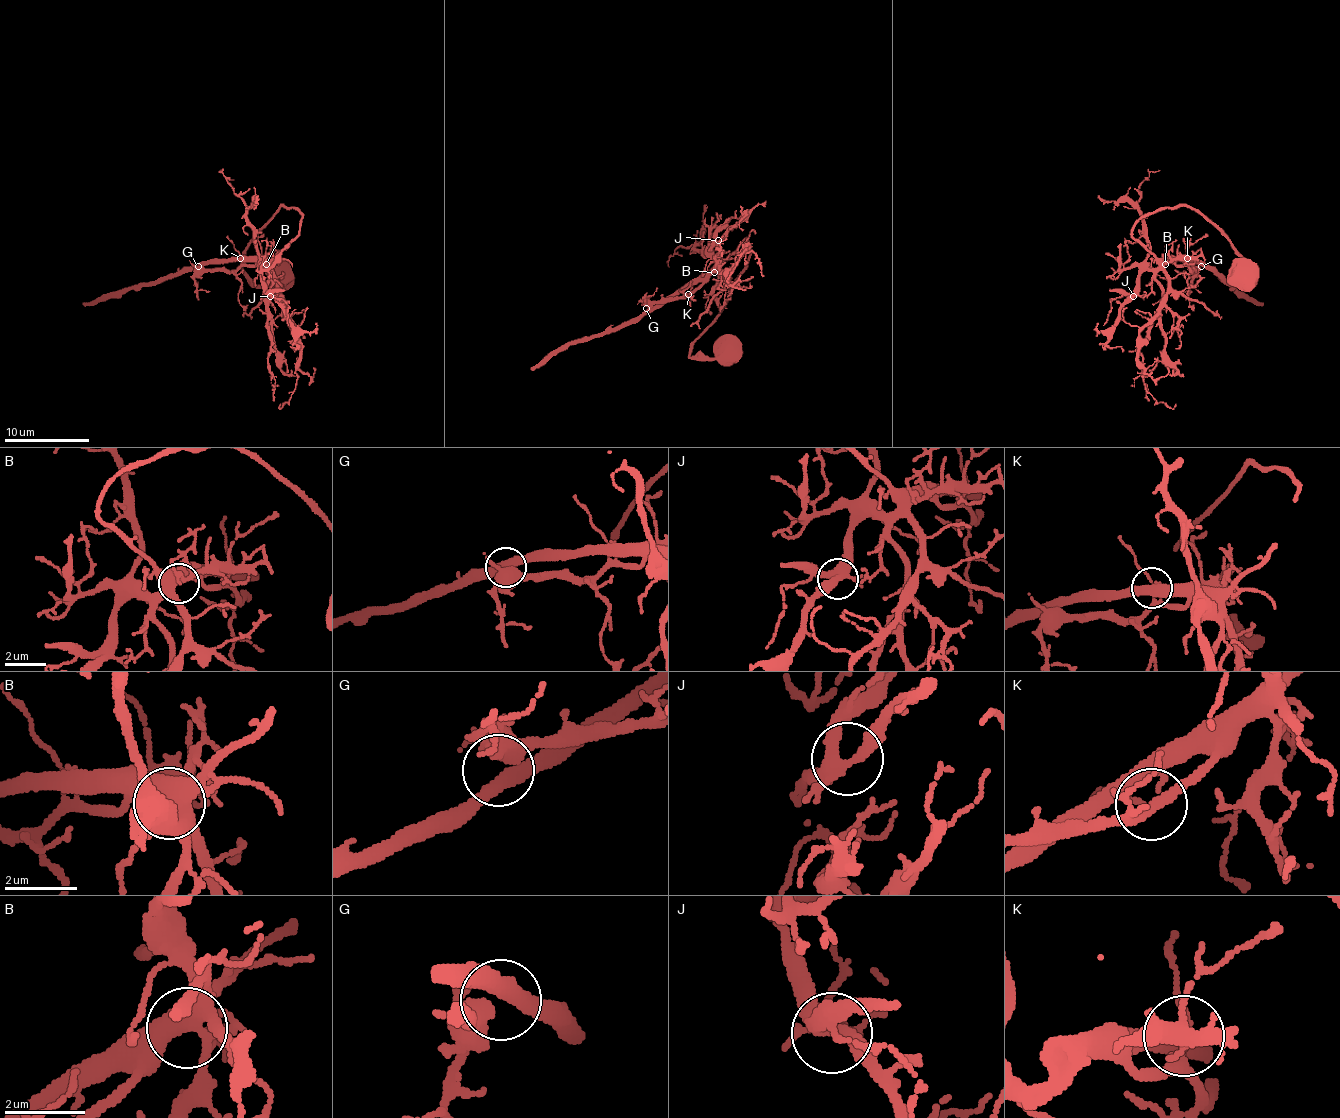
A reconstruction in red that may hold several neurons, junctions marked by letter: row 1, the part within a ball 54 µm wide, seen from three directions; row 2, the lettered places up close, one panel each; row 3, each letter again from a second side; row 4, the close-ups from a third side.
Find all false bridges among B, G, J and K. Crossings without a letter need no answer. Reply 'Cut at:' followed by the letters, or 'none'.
Cut at: none

